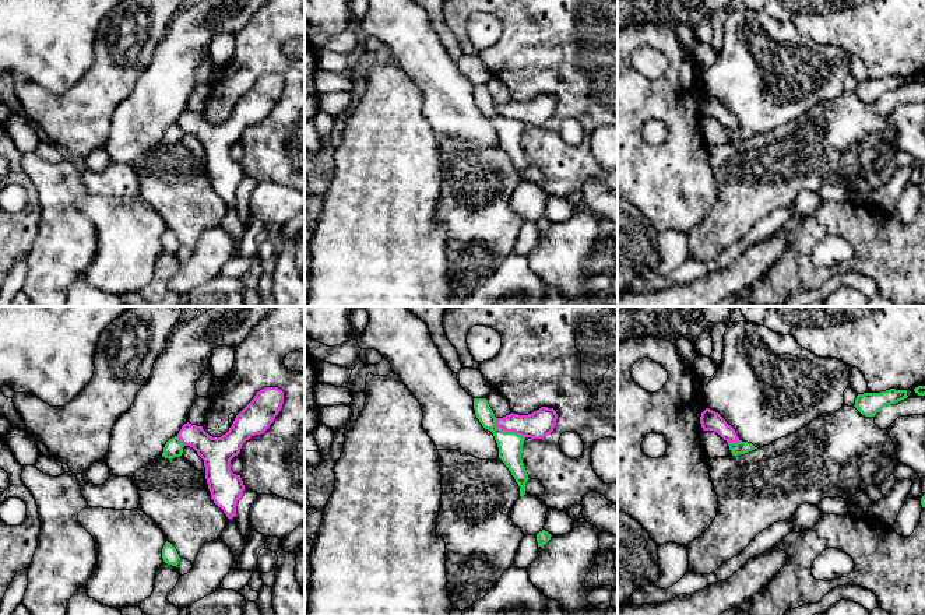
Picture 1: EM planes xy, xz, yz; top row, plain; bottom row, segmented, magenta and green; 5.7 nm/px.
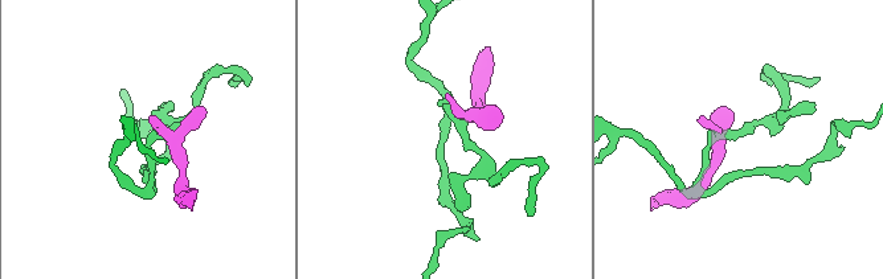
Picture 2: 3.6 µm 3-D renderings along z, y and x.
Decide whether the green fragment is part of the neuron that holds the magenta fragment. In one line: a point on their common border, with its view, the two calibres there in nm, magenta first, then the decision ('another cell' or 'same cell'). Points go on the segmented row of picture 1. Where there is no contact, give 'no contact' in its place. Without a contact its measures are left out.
xz (507, 431) | 160/140 nm | another cell

